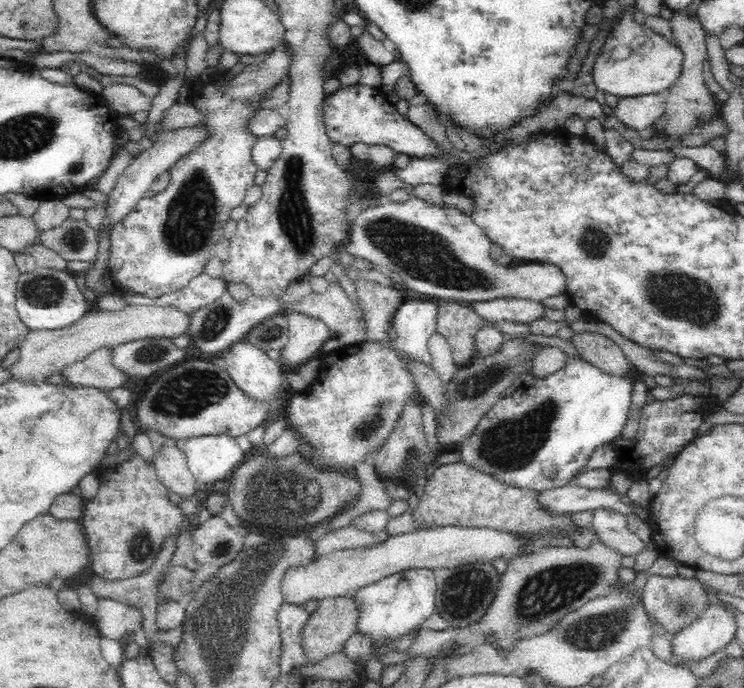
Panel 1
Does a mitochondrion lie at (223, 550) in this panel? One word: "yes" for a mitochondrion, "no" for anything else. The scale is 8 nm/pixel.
yes

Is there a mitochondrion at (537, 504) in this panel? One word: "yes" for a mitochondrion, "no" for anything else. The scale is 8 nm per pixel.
no

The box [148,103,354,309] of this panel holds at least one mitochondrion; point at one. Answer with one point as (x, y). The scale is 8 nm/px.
(190, 217)

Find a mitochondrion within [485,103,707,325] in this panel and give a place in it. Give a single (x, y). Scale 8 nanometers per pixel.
(595, 242)

